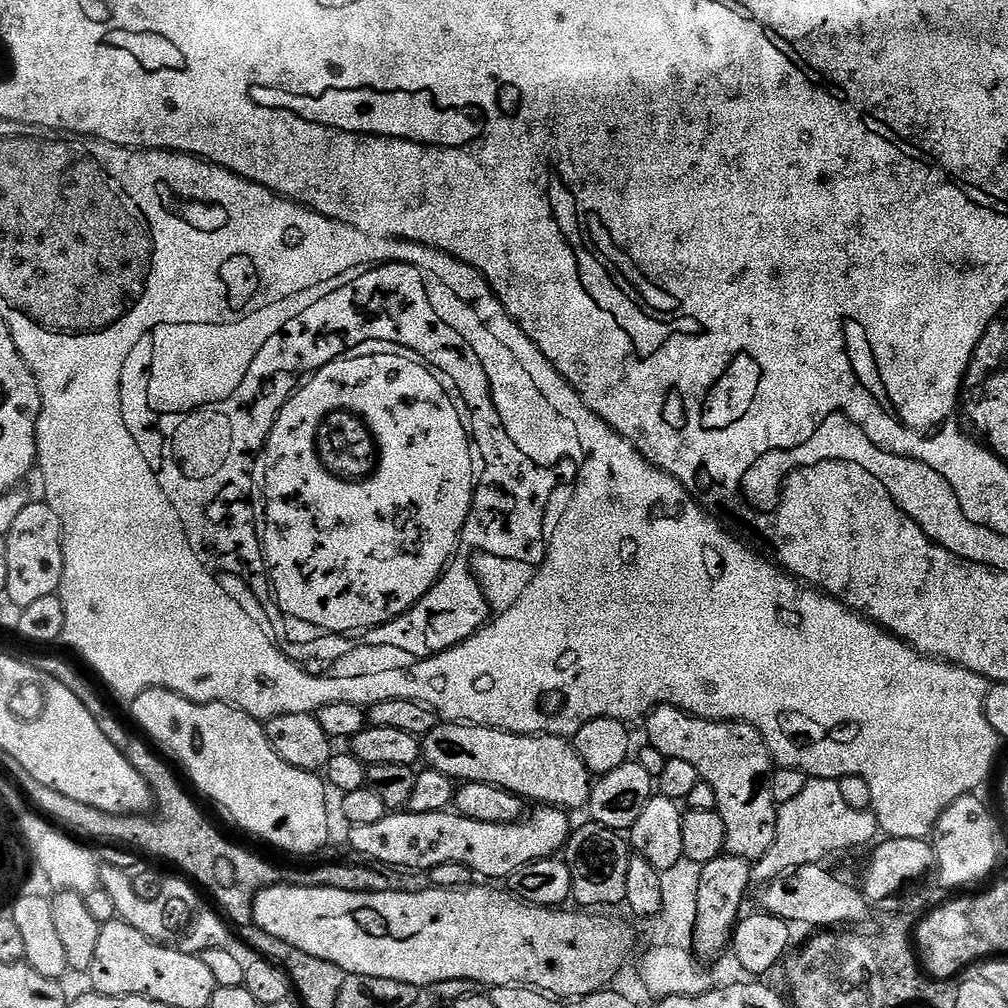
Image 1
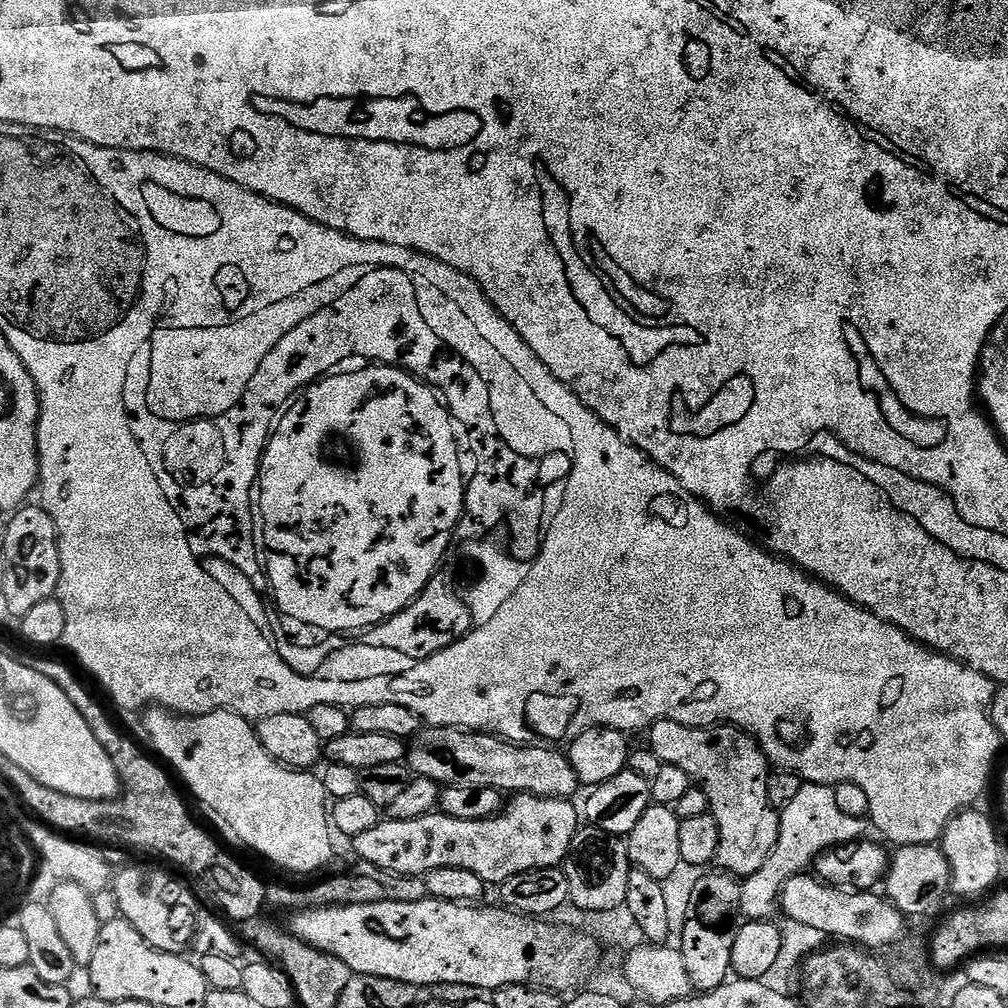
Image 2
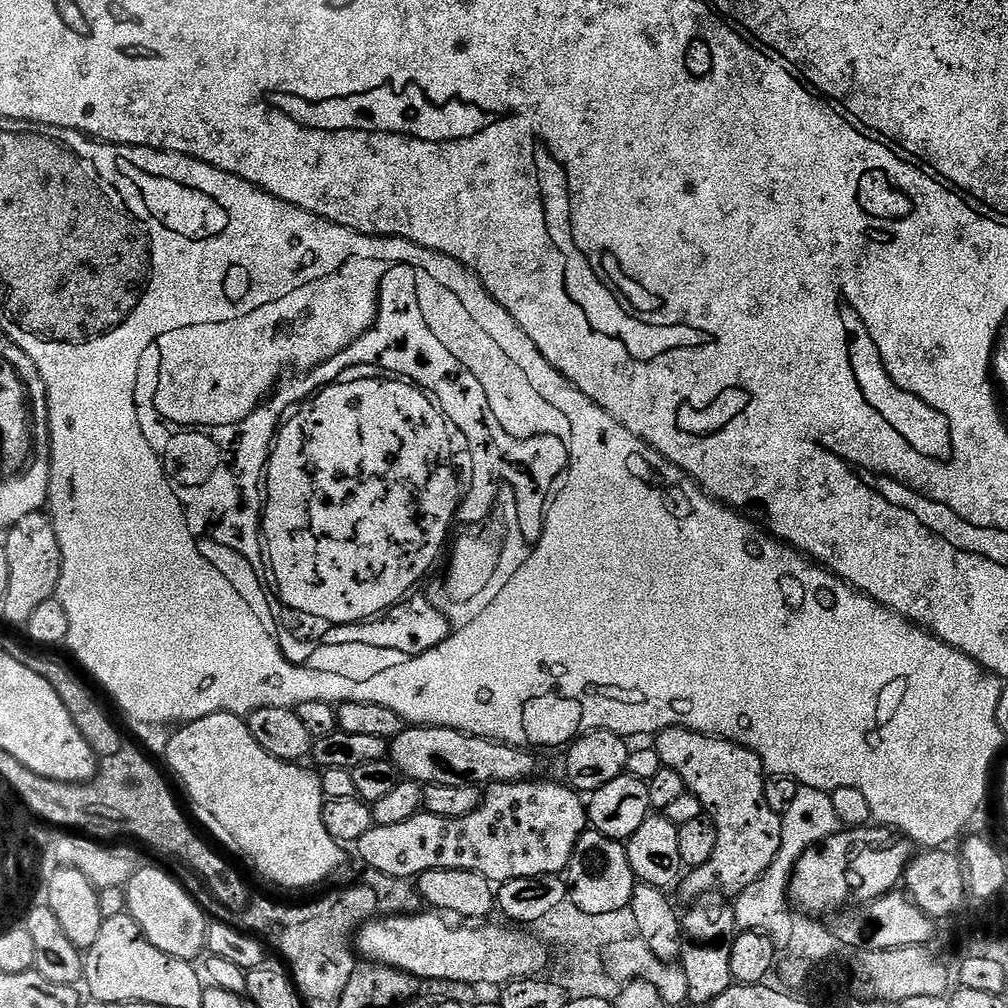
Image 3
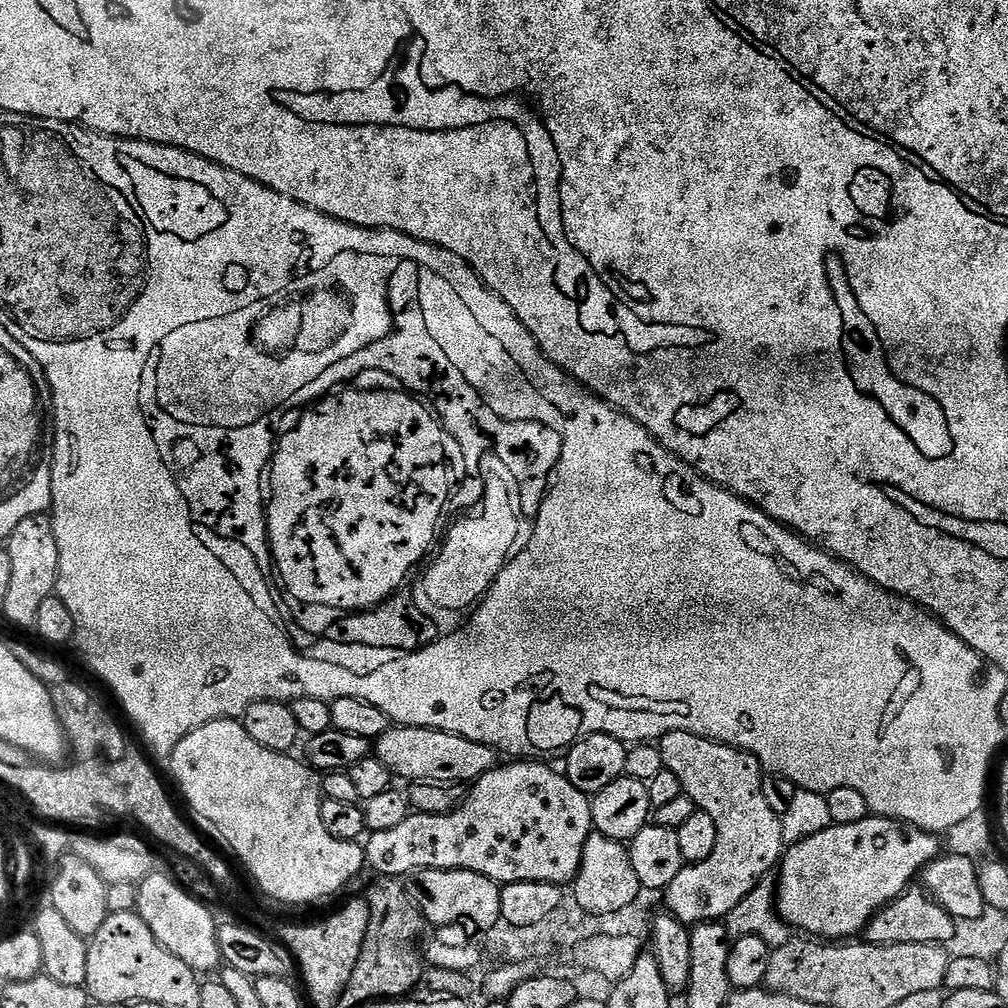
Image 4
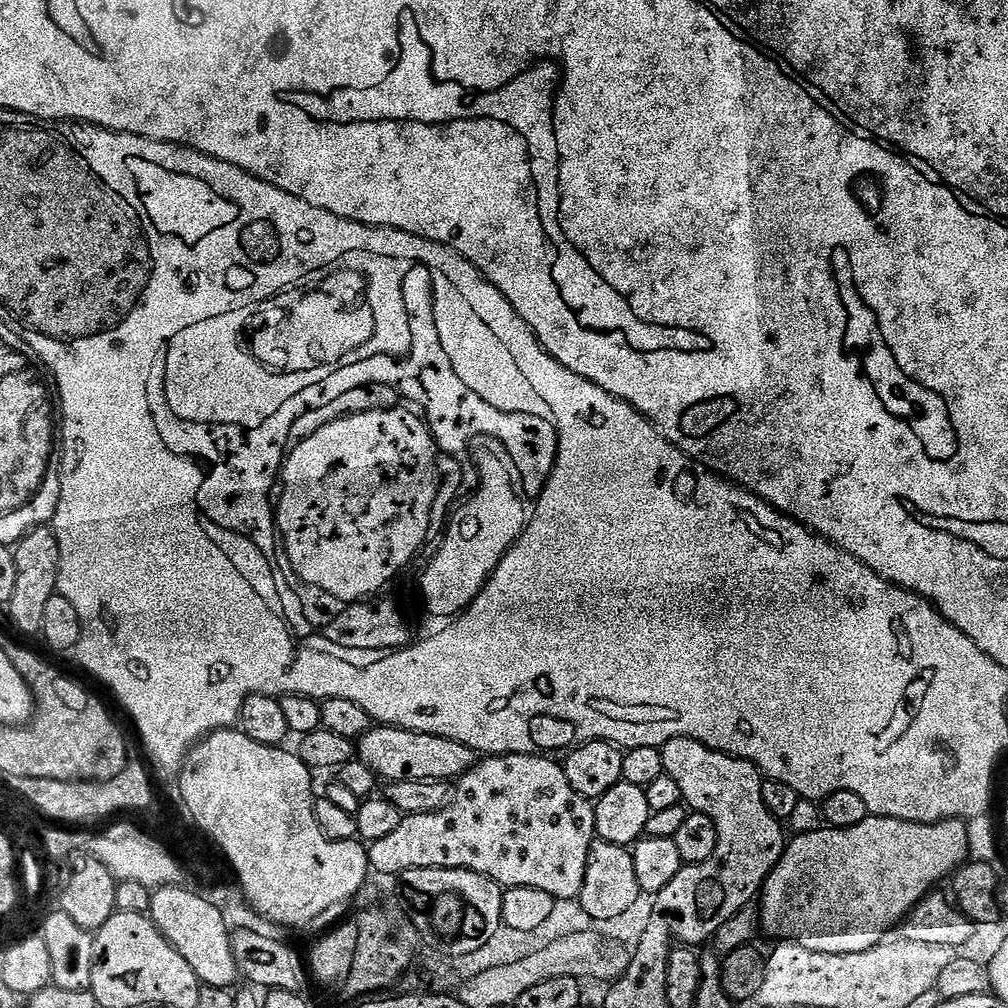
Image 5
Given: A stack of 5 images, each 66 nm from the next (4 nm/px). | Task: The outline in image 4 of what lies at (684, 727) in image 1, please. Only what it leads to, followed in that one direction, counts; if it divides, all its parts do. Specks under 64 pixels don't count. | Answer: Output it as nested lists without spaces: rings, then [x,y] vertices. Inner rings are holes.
[[[671,732],[660,737],[658,747],[665,768],[678,777],[678,782],[682,782],[684,795],[696,803],[699,811],[710,814],[710,818],[714,818],[714,826],[718,826],[718,846],[714,846],[714,854],[702,862],[685,866],[678,878],[674,878],[674,882],[663,889],[664,904],[668,907],[665,909],[689,926],[723,921],[734,910],[734,906],[738,906],[738,902],[742,902],[742,898],[746,898],[746,894],[750,894],[750,890],[754,890],[754,886],[758,886],[769,875],[768,871],[771,868],[773,871],[779,865],[786,851],[782,819],[770,808],[763,794],[765,773],[758,758],[751,752],[707,740],[698,734]]]

